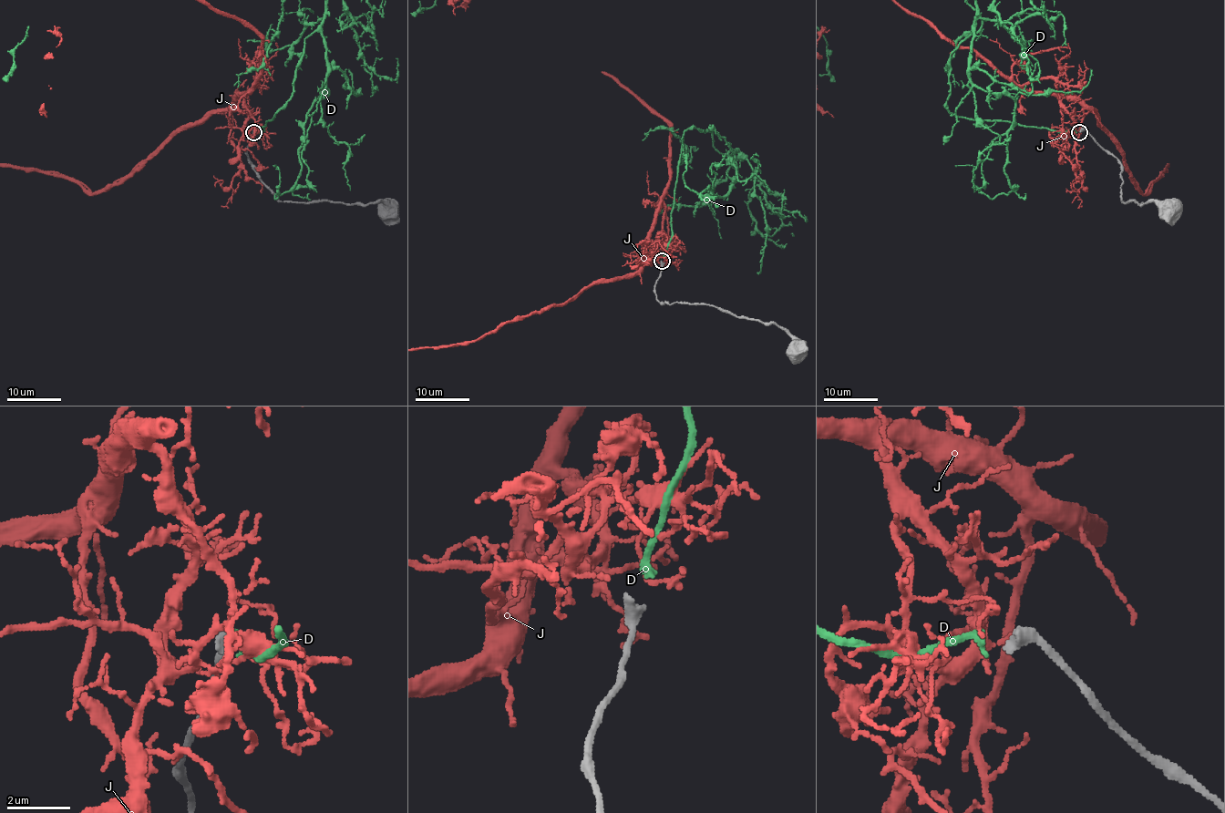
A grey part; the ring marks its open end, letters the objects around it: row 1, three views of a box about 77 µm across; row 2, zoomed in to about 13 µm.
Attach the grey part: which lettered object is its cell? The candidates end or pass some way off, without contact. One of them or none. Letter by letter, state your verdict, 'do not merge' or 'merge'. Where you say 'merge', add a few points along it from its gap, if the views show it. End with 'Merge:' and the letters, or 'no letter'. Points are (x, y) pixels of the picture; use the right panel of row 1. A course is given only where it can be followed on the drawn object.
D: merge
J: do not merge
Merge: D

